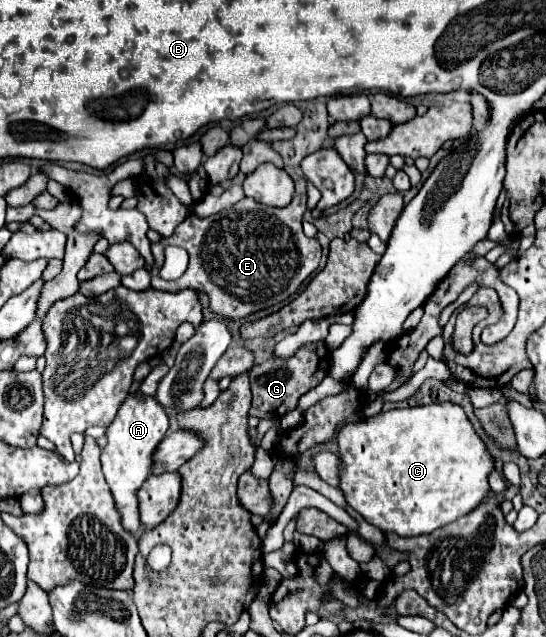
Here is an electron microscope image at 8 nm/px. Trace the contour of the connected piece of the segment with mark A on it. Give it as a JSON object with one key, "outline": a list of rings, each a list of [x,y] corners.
{"outline":[[[133,396],[125,398],[115,420],[107,428],[109,442],[101,454],[103,474],[115,498],[115,508],[121,516],[121,524],[133,536],[137,536],[137,528],[141,526],[137,490],[153,472],[153,454],[161,444],[161,440],[165,438],[167,428],[169,428],[169,418],[155,398],[133,398]]]}

